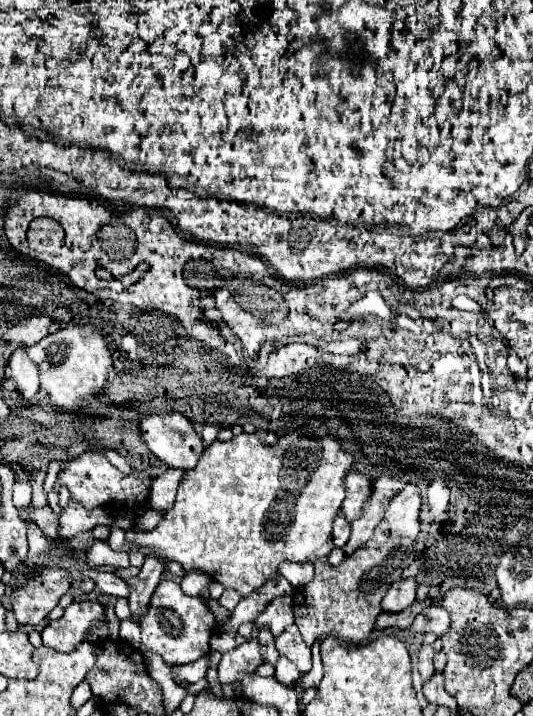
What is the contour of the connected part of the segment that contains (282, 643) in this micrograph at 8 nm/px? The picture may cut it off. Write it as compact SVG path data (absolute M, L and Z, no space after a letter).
M290 625L278 639L276 639L276 651L292 661L300 673L308 673L312 669L312 653L310 647L302 641L300 631L296 625Z

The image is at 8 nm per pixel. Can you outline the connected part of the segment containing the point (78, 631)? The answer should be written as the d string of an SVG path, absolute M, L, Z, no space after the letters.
M74 601L58 621L42 631L42 641L60 653L72 653L92 627L106 623L106 607L98 601Z

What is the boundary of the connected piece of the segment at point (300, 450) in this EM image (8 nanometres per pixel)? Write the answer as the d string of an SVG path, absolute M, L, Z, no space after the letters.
M294 409L290 433L280 437L276 443L264 445L255 434L245 432L232 440L214 441L204 449L198 465L184 473L176 493L176 503L164 513L156 529L150 533L126 529L126 539L162 559L178 561L184 567L184 573L204 573L224 589L234 589L246 597L254 589L262 587L266 579L278 575L284 561L326 561L334 549L330 543L332 523L344 501L344 477L346 469L352 467L354 457L346 453L346 437L334 437L334 427L328 425L328 415L326 421L322 415L322 423L316 423L310 417L302 417L300 409Z

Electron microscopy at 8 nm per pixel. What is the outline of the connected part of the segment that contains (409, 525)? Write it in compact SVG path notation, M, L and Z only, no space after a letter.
M408 484L404 491L388 501L382 519L390 525L390 537L414 539L420 533L420 493L422 491L417 485Z

